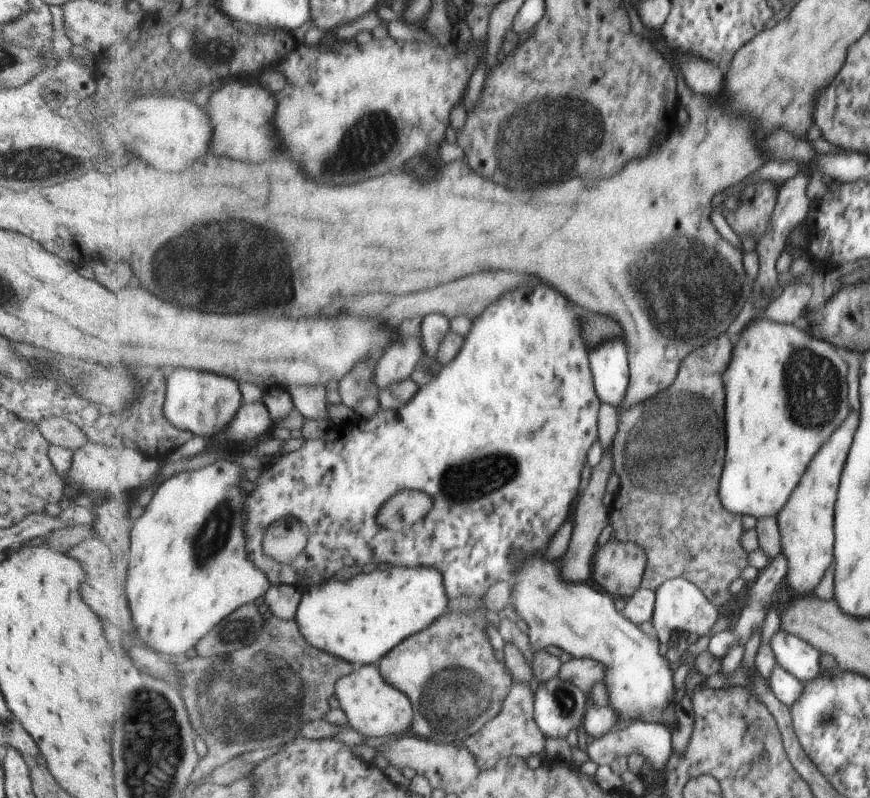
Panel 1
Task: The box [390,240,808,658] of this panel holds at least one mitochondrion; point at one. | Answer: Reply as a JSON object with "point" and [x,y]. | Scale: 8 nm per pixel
{"point":[675,445]}

